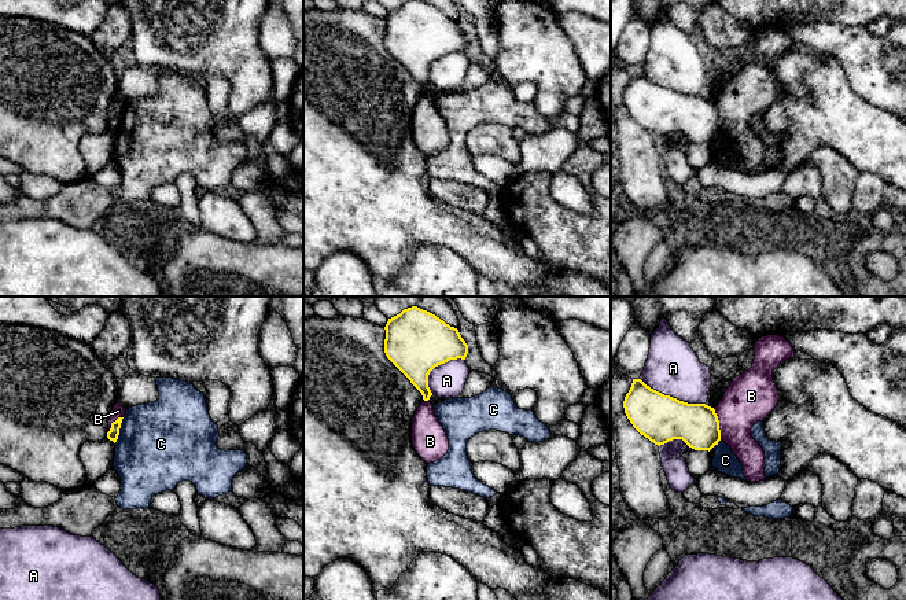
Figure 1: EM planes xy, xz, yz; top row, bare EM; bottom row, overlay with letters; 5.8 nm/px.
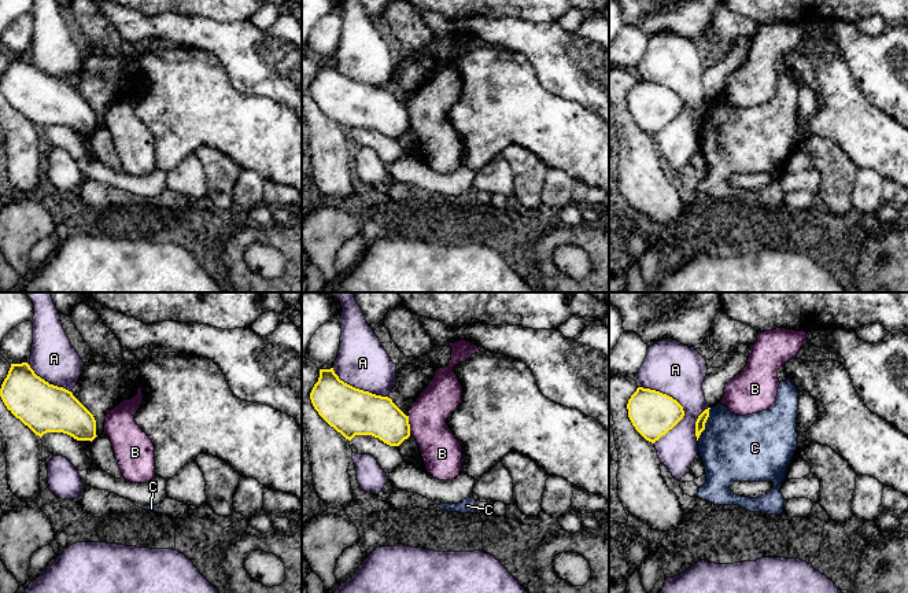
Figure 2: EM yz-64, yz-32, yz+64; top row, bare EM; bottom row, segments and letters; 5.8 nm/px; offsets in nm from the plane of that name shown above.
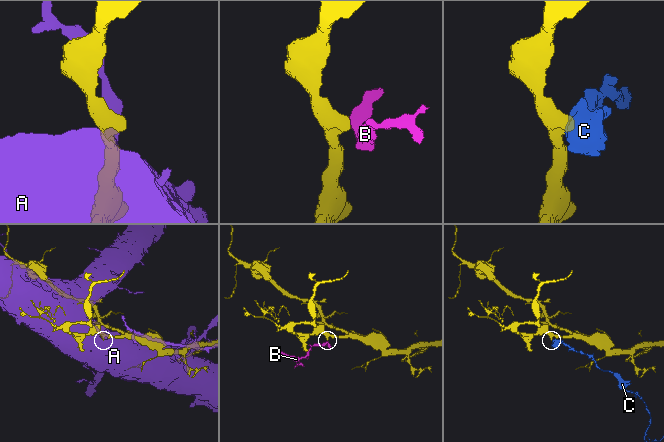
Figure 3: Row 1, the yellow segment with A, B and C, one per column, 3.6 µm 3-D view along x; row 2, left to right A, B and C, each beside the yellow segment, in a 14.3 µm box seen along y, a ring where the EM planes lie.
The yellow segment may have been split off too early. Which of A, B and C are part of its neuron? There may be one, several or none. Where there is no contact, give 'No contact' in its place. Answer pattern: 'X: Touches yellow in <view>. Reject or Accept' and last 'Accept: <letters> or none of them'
A: Touches yellow in yz. Reject
B: Touches yellow in yz. Reject
C: Touches yellow in xy. Reject
Accept: none of them

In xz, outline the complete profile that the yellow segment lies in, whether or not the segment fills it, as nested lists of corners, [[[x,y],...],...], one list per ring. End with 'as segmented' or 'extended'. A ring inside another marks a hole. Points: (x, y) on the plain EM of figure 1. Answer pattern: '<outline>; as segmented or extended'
[[[420,0],[404,1],[388,11],[384,45],[428,93],[430,65],[450,52],[465,52],[468,37],[457,21]]]; as segmented

